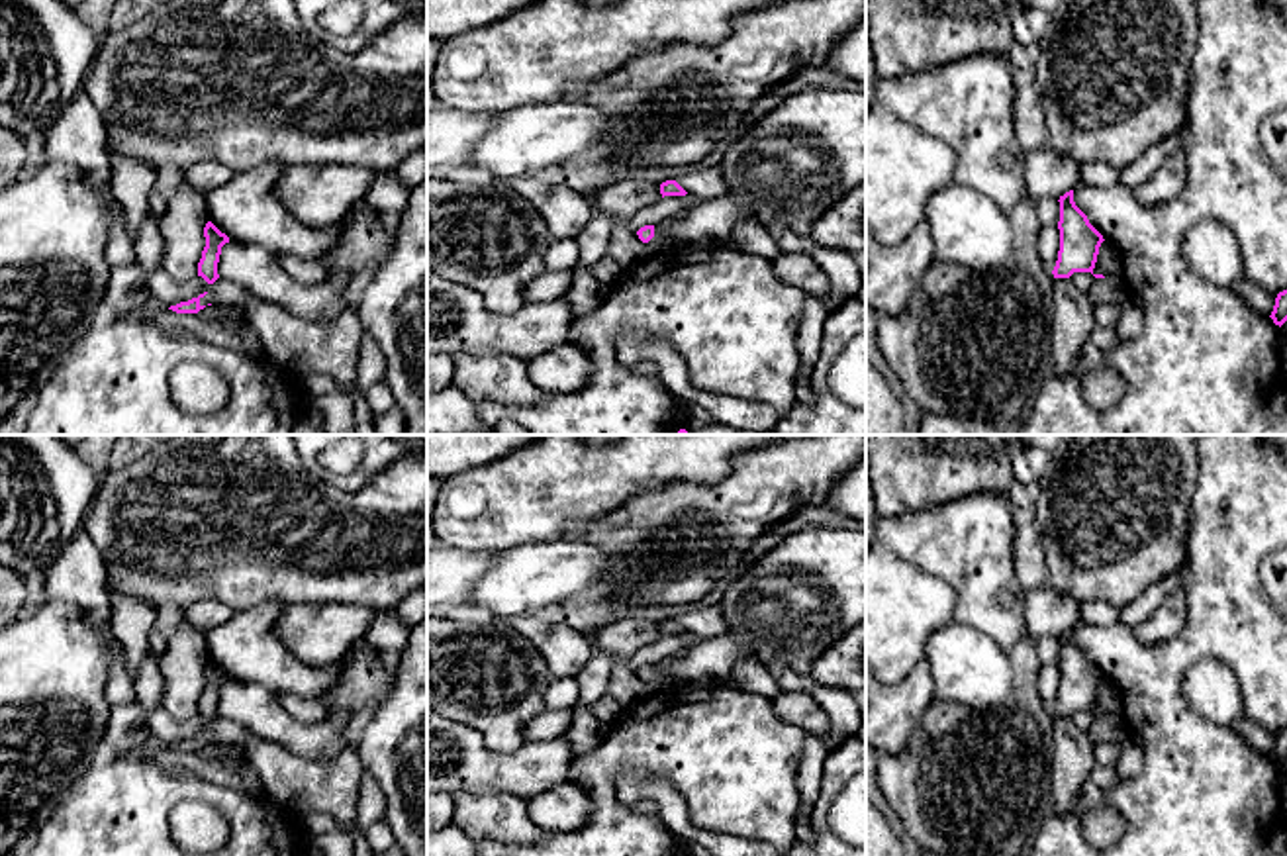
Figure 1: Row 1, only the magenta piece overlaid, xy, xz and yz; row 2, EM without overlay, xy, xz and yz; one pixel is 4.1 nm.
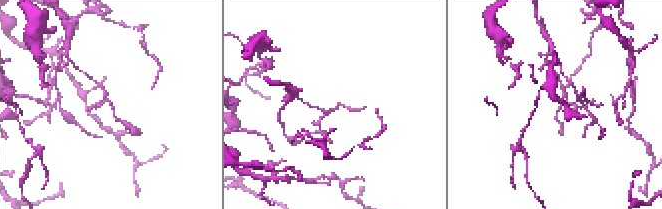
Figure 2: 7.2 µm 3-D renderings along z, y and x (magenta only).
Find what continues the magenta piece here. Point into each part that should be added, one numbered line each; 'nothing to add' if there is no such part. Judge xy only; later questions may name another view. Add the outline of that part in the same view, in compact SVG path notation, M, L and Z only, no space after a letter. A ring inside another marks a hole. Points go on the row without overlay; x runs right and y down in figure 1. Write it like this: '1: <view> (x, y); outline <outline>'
1: xy (300, 786); outline M225 717L212 723L200 737L200 744L239 744L249 766L257 770L264 793L280 807L298 819L323 811L353 831L364 766L358 756L360 729L347 725L345 733L349 735L347 746L327 764L300 758L282 744L261 738L245 725Z

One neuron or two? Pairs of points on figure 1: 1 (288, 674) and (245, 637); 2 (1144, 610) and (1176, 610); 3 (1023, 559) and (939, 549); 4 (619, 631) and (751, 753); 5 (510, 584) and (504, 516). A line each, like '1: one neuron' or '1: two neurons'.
1: one neuron
2: two neurons
3: two neurons
4: two neurons
5: two neurons

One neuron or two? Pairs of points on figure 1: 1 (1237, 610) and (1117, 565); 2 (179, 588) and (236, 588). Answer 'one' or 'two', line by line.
1: two
2: one

